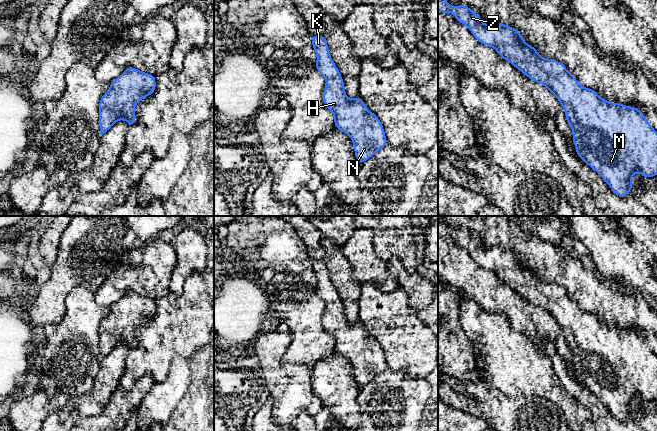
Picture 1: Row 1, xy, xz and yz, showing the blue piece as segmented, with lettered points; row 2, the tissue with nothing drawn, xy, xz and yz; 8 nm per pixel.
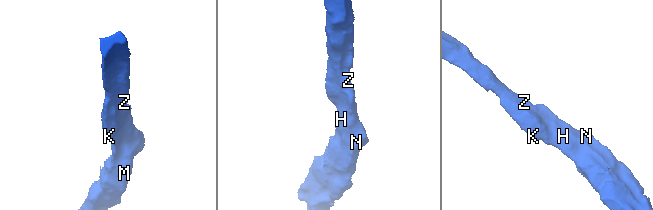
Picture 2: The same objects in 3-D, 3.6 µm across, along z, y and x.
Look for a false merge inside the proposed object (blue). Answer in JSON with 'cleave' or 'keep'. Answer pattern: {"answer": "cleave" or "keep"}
{"answer": "keep"}

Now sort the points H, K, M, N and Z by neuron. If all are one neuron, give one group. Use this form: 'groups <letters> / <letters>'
groups H K M N Z

